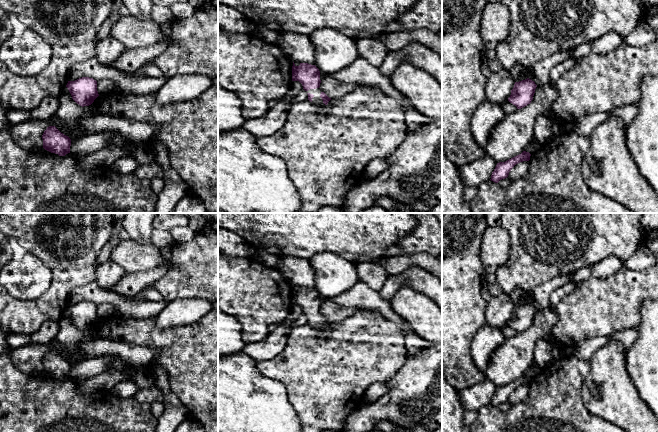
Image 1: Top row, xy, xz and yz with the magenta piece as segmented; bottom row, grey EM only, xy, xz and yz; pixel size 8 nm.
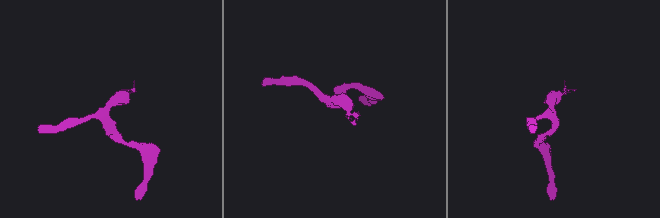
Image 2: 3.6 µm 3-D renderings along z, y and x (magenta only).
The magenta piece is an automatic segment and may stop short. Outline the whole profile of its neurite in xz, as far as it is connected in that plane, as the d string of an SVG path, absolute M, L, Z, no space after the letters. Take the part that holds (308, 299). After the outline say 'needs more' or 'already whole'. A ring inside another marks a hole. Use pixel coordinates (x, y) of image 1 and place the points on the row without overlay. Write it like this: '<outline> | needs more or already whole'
M293 286L292 290L292 305L299 305L303 313L308 318L308 324L313 328L320 330L326 334L328 326L331 324L320 311L320 295L315 289L308 287L300 287L296 290Z | needs more

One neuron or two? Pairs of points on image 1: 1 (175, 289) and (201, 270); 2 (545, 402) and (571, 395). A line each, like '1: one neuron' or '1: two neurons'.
1: one neuron
2: one neuron

